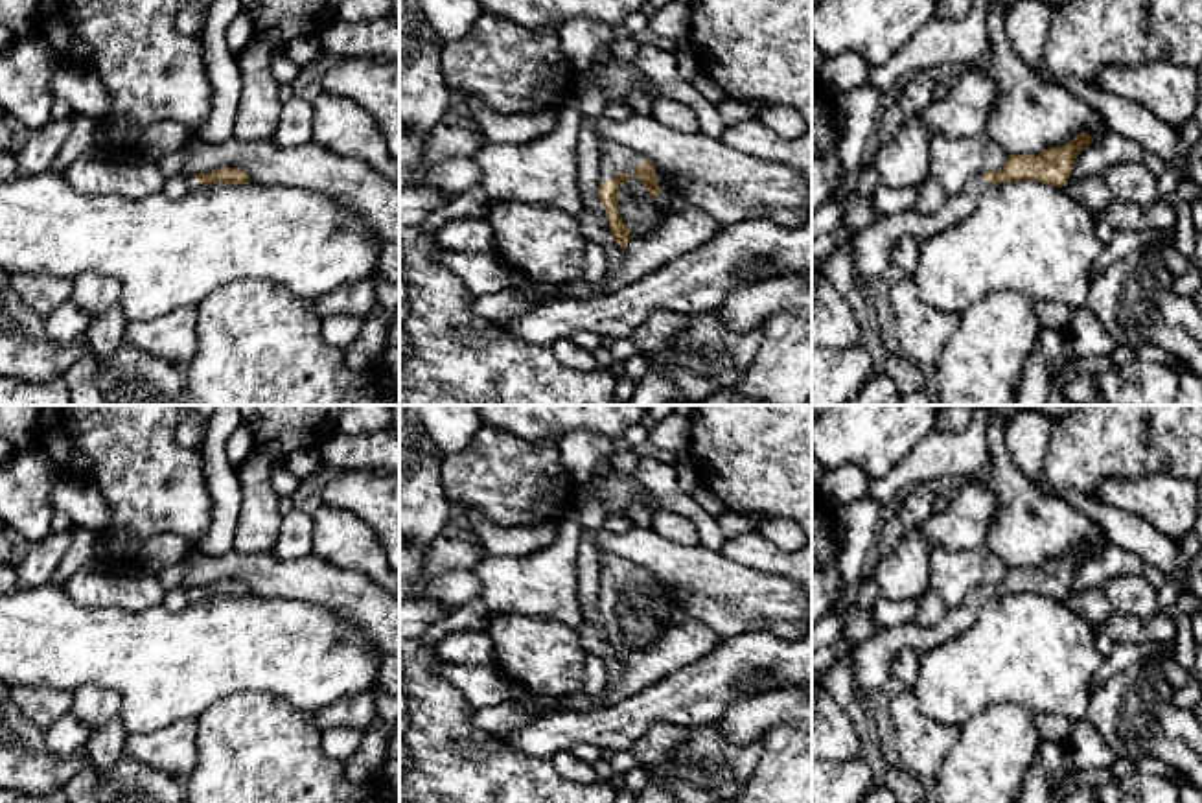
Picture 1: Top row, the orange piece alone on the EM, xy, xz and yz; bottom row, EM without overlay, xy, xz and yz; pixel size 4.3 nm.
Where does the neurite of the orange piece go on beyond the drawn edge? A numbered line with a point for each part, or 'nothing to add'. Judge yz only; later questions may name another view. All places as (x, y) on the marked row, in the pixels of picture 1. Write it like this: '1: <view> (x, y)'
1: yz (871, 249)

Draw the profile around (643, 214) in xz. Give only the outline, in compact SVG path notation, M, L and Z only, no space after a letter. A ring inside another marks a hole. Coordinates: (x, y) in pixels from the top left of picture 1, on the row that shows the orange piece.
M655 171L659 180L659 195L652 197L648 188L639 182L633 175L618 190L618 210L633 238L650 238L663 221L688 206L683 204L674 188L661 171Z

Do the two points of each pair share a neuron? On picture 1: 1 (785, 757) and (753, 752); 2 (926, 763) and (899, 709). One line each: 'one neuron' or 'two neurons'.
1: two neurons
2: one neuron

